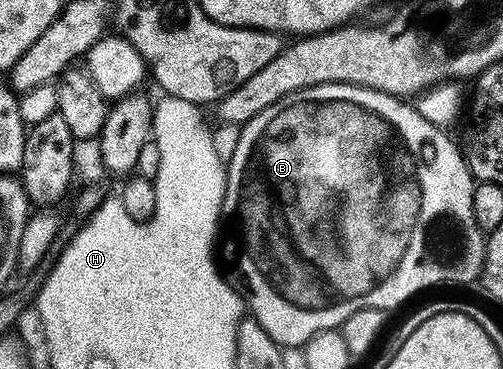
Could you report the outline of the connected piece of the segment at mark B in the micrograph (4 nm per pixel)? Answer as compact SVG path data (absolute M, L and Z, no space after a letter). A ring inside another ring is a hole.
M327 83L280 97L271 103L271 107L246 121L240 130L239 143L235 143L225 175L223 217L226 222L229 220L229 237L233 240L233 258L229 261L227 280L241 294L244 308L257 320L259 327L275 339L277 345L304 347L319 331L338 328L347 315L360 309L375 307L392 311L408 297L432 285L469 285L476 277L478 280L482 276L487 237L478 229L473 218L471 199L475 178L465 164L458 142L454 138L453 142L442 126L423 119L423 115L408 100L358 85Z

